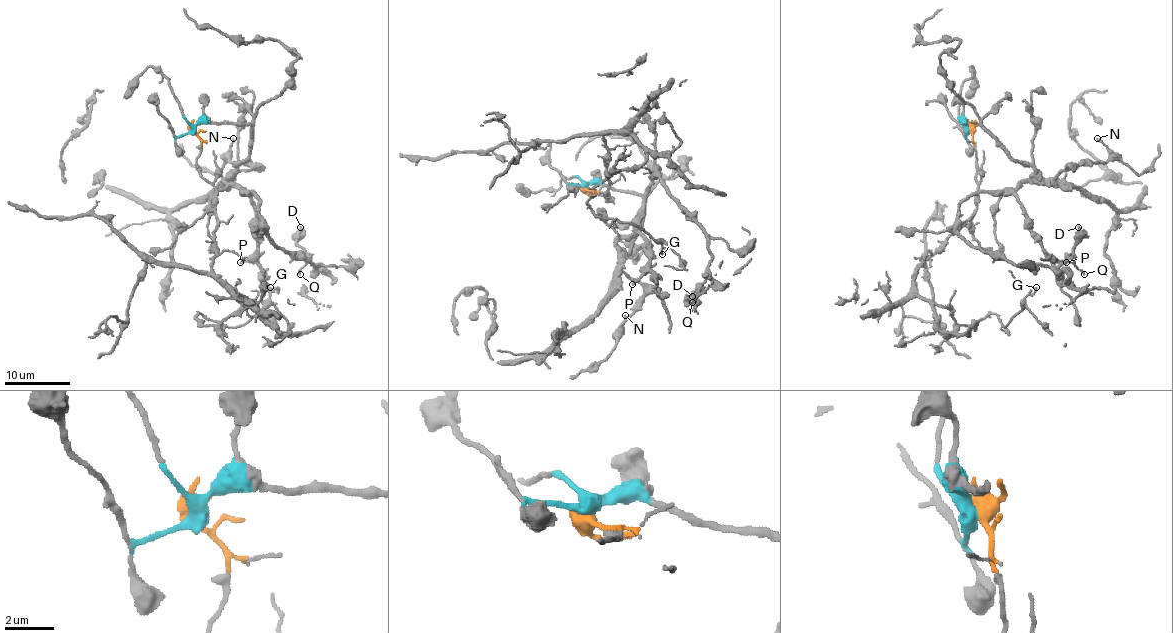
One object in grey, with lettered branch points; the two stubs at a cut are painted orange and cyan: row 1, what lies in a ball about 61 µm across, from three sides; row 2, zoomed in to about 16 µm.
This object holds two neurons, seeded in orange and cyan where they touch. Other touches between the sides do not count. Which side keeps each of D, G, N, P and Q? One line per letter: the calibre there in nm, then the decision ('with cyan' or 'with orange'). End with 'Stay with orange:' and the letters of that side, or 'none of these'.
D: calibre 240 nm; with cyan
G: calibre 140 nm; with orange
N: calibre 120 nm; with cyan
P: calibre 180 nm; with cyan
Q: calibre 130 nm; with cyan
Stay with orange: G

